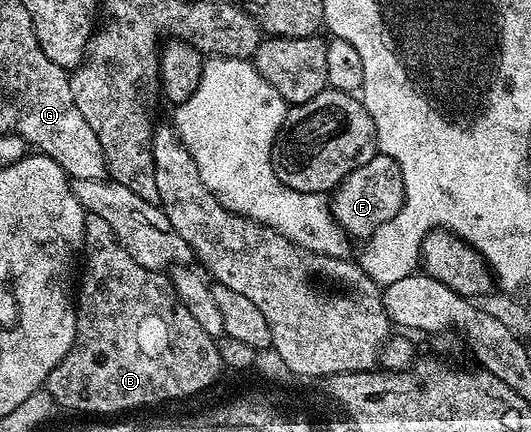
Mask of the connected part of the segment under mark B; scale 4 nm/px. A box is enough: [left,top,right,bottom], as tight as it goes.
[47,213,223,412]

